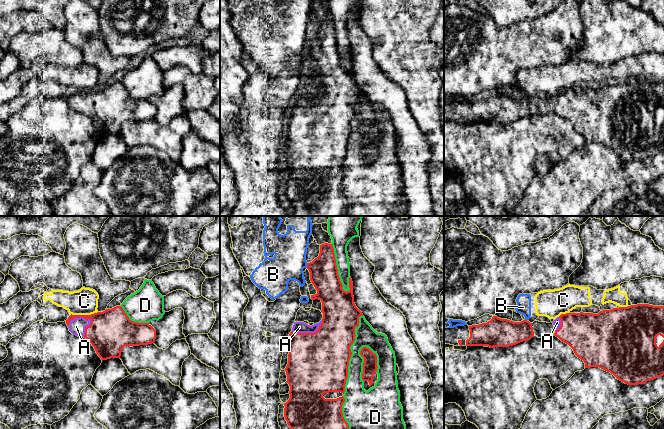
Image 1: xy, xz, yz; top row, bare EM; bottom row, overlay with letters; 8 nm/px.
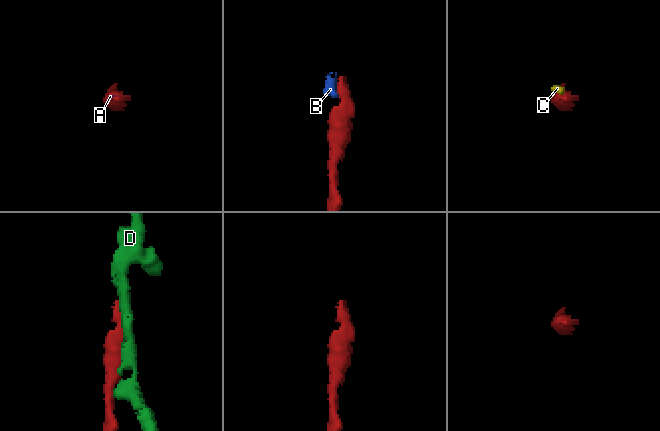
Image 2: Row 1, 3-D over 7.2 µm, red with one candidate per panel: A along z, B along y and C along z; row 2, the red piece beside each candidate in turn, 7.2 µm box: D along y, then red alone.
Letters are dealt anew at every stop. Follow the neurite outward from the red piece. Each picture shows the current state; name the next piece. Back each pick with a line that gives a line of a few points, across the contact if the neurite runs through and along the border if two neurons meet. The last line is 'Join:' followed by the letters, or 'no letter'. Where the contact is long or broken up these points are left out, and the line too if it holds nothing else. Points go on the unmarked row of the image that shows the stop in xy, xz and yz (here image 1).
A: Line: xy (107, 104), (78, 93), (76, 102)
Join: A

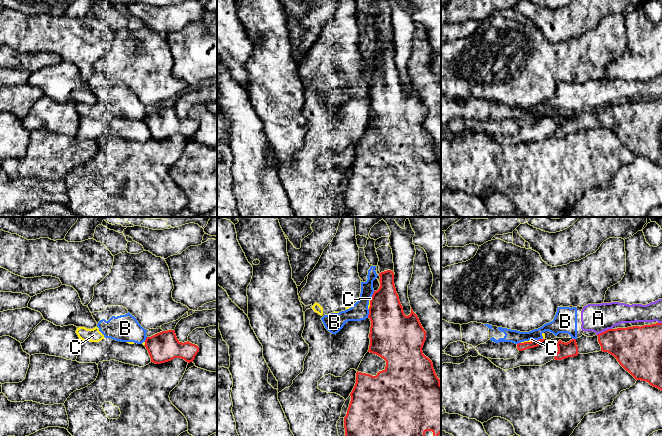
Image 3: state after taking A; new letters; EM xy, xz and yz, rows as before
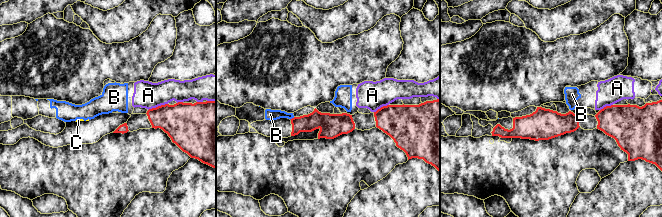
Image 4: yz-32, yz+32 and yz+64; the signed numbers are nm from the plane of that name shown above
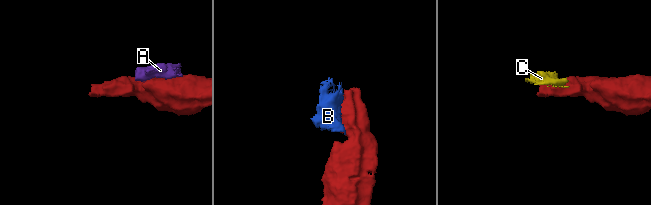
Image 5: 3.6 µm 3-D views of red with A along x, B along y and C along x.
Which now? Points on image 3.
Join: no letter

